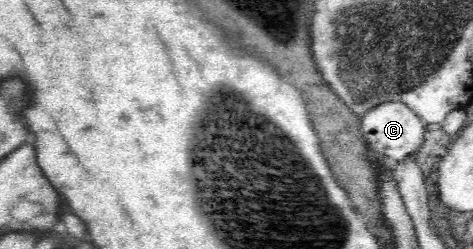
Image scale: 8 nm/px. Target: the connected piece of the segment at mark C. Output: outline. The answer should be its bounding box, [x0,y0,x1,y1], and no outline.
[361,101,425,162]

